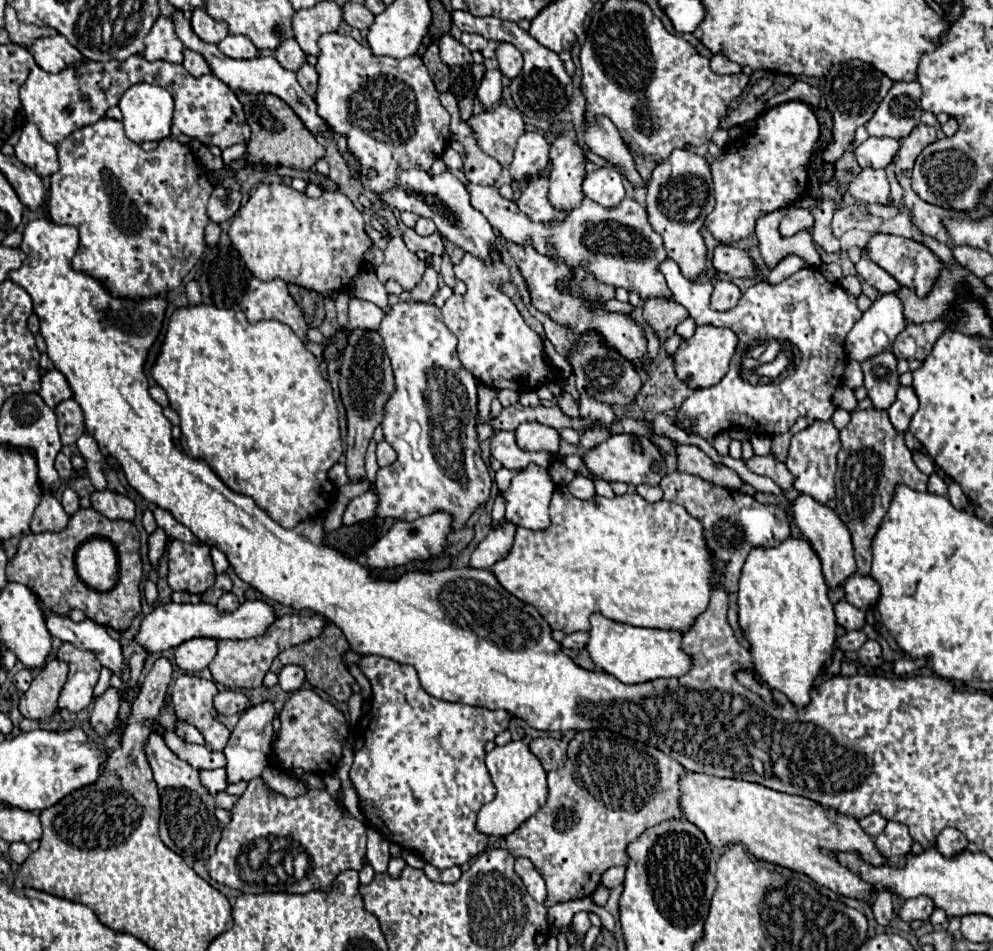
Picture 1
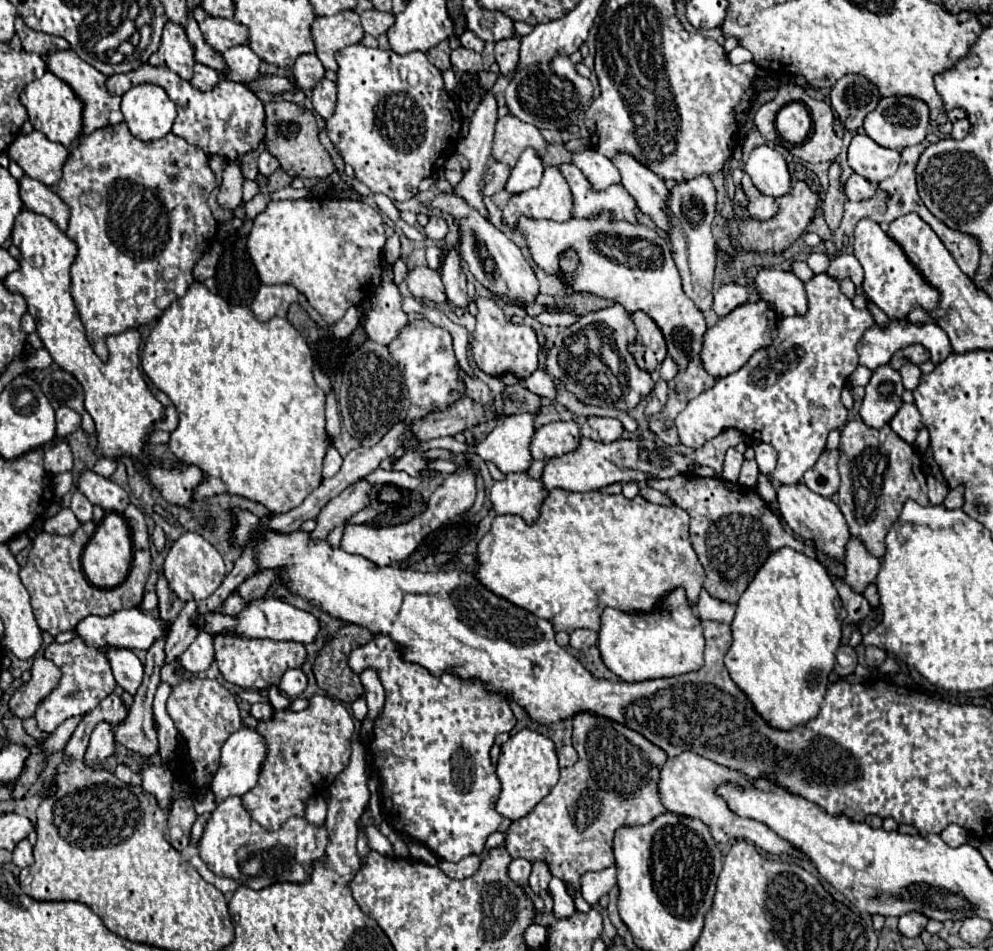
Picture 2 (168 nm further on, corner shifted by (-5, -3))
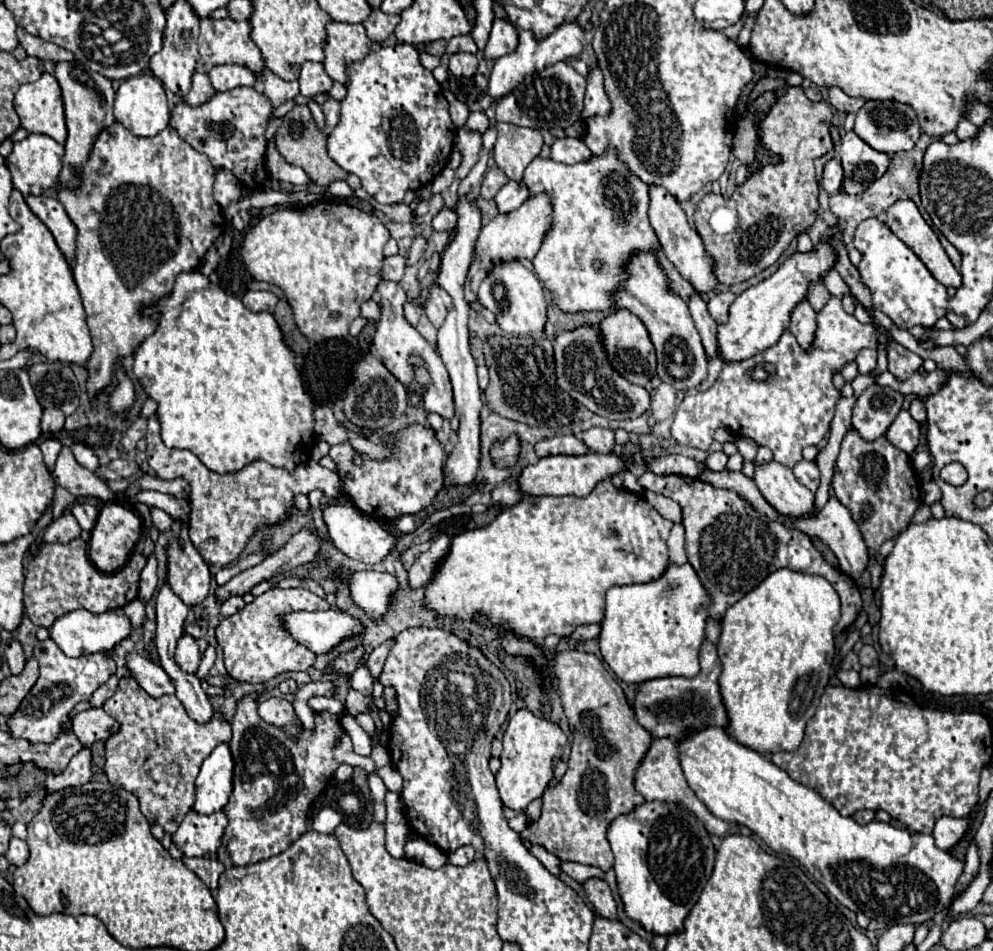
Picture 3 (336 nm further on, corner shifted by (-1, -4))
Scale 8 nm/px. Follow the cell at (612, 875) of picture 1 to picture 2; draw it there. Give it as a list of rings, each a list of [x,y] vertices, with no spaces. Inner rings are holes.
[[[607,867],[603,871],[589,871],[581,877],[581,893],[583,899],[589,905],[595,905],[597,899],[605,893],[609,893],[613,887],[617,885],[617,877],[615,877],[615,867]]]

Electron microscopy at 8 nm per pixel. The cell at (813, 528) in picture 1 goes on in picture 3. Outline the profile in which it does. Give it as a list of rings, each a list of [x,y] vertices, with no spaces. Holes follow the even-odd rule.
[[[775,460],[767,464],[755,464],[753,482],[765,500],[781,514],[805,516],[813,510],[813,494],[797,482],[791,468]]]

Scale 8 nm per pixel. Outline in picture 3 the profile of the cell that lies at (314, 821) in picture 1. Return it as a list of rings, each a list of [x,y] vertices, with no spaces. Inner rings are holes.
[[[221,810],[209,816],[187,812],[179,828],[171,834],[171,840],[185,856],[217,858],[217,848],[221,846],[221,832],[225,832],[225,824],[227,816]]]

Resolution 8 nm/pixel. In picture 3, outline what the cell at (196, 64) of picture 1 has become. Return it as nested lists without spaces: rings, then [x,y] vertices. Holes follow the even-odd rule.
[[[195,72],[193,74],[193,86],[191,86],[191,92],[185,96],[185,102],[189,106],[201,106],[201,104],[209,102],[213,96],[215,96],[215,90],[209,84],[209,76]]]

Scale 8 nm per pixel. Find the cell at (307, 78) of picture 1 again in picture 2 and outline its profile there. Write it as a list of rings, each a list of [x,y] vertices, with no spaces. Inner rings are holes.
[[[323,77],[323,79],[313,87],[313,91],[311,91],[313,109],[315,109],[323,119],[327,119],[327,117],[333,113],[335,99],[337,99],[335,83],[329,81],[329,79],[325,79],[325,77]]]

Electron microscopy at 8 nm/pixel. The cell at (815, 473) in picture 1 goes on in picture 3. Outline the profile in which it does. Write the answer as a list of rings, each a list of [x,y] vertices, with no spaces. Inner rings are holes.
[[[799,462],[793,468],[793,474],[811,492],[817,492],[817,488],[819,488],[819,468],[817,468],[815,462]]]

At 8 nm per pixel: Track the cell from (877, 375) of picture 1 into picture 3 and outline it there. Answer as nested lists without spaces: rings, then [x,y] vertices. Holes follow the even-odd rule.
[[[869,386],[855,402],[853,428],[867,442],[881,438],[901,410],[903,394],[893,388]]]

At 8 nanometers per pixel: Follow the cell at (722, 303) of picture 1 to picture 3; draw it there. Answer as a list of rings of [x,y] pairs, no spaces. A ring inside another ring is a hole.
[[[721,292],[717,296],[713,296],[707,304],[707,310],[711,314],[711,318],[717,322],[717,324],[725,324],[727,318],[729,318],[729,306],[733,304],[735,300],[735,294],[733,292]]]

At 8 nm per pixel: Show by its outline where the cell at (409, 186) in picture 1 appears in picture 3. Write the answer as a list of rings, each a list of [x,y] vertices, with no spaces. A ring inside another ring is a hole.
[[[519,260],[497,264],[489,270],[479,288],[479,302],[495,314],[499,328],[507,334],[543,332],[543,326],[547,322],[547,302],[543,296],[543,286],[537,280],[535,272],[527,270]]]

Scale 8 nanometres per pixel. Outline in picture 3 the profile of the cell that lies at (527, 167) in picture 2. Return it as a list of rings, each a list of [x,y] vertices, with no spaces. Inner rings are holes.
[[[509,180],[495,196],[497,210],[499,210],[499,214],[509,214],[509,212],[517,210],[527,198],[529,198],[529,194],[525,192],[525,188],[521,188],[519,182]]]

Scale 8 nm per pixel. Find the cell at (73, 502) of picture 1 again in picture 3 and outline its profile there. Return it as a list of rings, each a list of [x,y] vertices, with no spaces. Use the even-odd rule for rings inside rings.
[[[79,504],[73,508],[73,516],[77,518],[77,522],[83,530],[91,532],[91,528],[95,526],[95,520],[99,516],[99,508],[93,508],[91,504]]]

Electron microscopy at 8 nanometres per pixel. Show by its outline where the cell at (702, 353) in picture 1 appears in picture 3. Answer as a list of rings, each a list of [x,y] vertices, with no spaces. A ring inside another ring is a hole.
[[[823,240],[811,252],[795,252],[769,278],[741,292],[729,308],[729,322],[719,326],[721,358],[725,362],[737,362],[773,346],[789,328],[791,312],[799,302],[807,298],[809,286],[821,282],[827,276],[827,272],[835,266],[835,262],[837,250],[833,248],[831,240]]]

